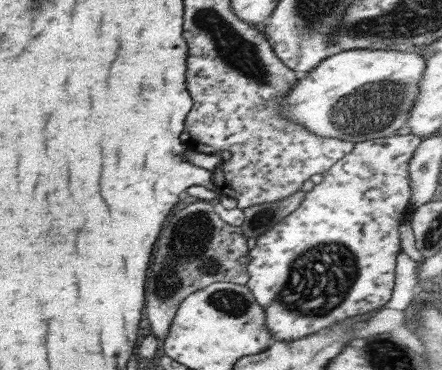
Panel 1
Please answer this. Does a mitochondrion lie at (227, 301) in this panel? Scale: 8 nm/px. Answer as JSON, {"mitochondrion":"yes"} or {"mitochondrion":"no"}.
{"mitochondrion":"yes"}

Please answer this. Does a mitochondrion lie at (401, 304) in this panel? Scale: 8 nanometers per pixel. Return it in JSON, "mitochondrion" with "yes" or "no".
{"mitochondrion":"no"}

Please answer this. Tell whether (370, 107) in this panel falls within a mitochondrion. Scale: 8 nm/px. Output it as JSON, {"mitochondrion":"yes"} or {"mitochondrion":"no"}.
{"mitochondrion":"yes"}

